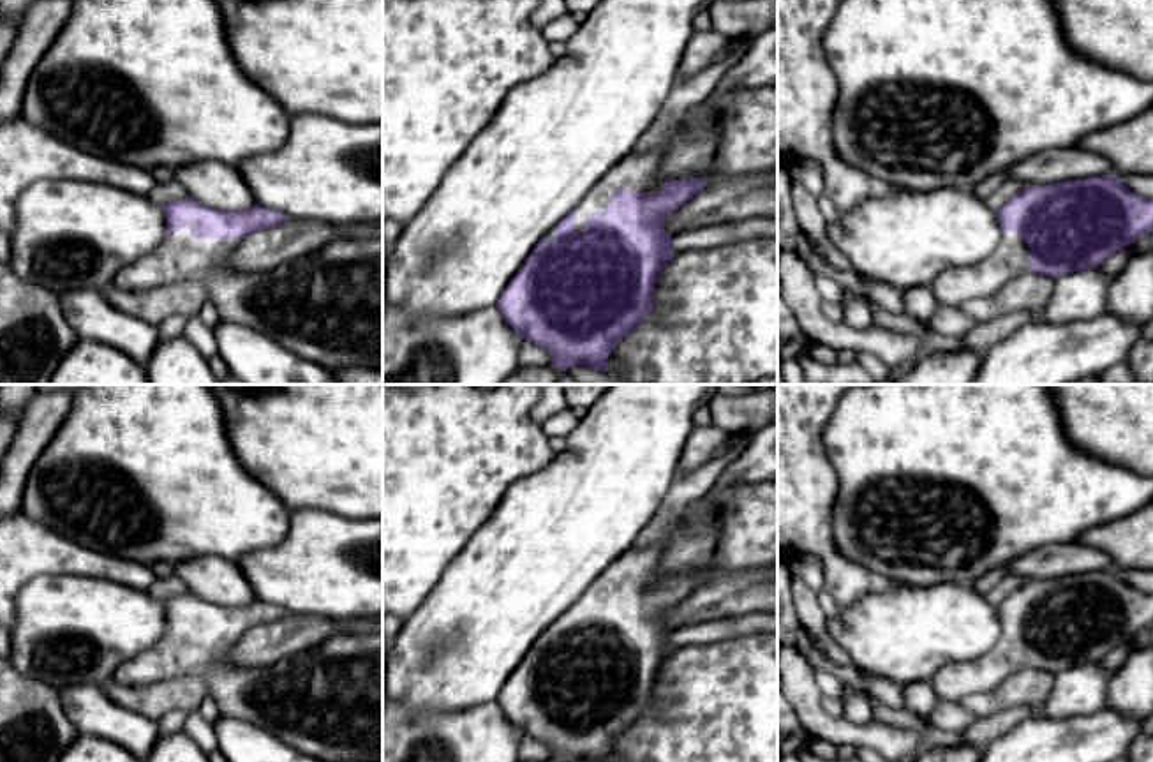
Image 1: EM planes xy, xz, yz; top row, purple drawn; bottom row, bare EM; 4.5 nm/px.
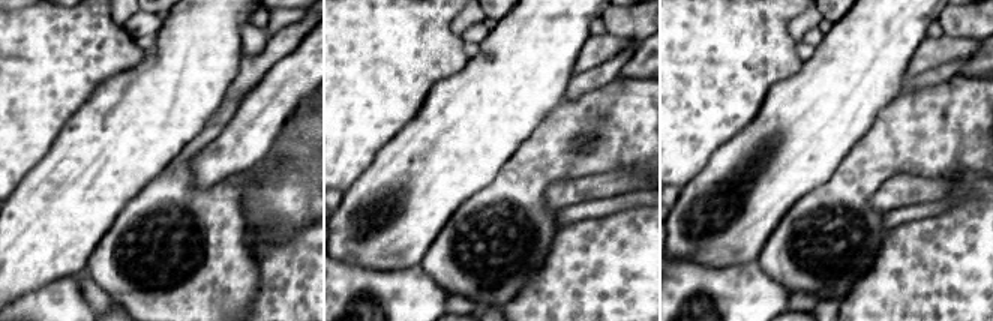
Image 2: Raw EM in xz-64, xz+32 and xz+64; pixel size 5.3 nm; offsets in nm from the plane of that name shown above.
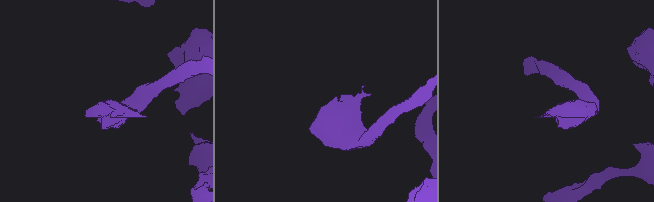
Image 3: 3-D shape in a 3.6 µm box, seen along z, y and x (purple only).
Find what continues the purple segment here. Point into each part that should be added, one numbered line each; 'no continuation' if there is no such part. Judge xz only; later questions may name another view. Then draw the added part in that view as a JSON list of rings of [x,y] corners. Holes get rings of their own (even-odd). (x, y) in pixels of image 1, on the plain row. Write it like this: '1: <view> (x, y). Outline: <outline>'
1: xz (639, 567). Outline: [[[705,497],[686,504],[682,512],[670,520],[658,545],[647,545],[642,549],[633,545],[608,570],[605,570],[578,600],[573,624],[585,624],[587,609],[605,607],[615,586],[659,587],[666,577],[659,568],[661,547],[666,545],[684,527],[686,520],[703,506]]]

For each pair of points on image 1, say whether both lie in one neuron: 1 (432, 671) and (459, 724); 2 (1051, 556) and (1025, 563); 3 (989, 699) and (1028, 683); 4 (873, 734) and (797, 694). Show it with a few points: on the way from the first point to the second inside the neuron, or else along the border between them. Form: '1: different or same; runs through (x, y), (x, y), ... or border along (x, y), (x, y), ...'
1: different; border along (492, 701), (441, 713), (409, 711)
2: same; runs through (1044, 563), (1032, 563)
3: same; runs through (998, 699), (1019, 688)
4: same; runs through (854, 734), (833, 729), (817, 713)

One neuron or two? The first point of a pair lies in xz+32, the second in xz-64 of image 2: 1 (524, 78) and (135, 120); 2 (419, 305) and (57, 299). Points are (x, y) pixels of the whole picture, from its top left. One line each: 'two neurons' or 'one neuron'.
1: one neuron
2: one neuron

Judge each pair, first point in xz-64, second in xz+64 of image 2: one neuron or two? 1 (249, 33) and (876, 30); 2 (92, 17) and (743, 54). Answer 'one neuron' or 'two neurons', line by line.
1: two neurons
2: one neuron

